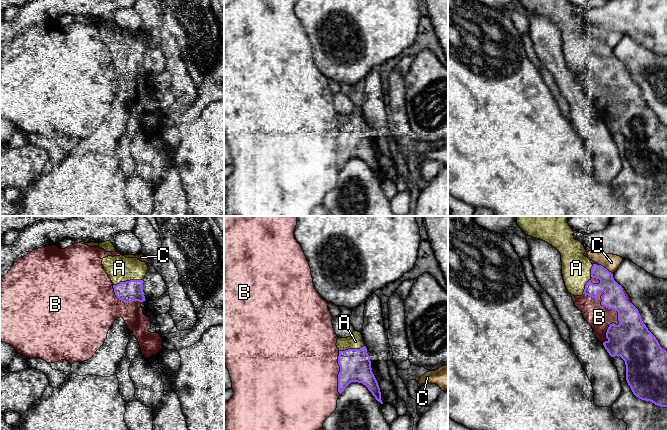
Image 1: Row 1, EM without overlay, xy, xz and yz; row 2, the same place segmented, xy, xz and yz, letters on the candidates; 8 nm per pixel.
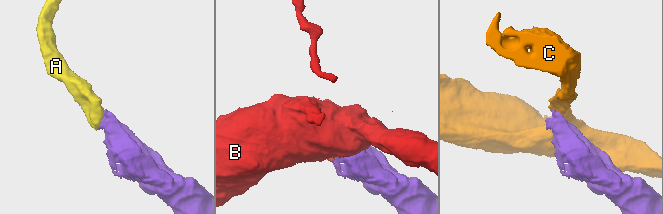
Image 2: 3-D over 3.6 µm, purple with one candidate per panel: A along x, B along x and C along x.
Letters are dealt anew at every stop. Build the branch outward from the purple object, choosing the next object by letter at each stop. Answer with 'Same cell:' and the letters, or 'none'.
Same cell: A

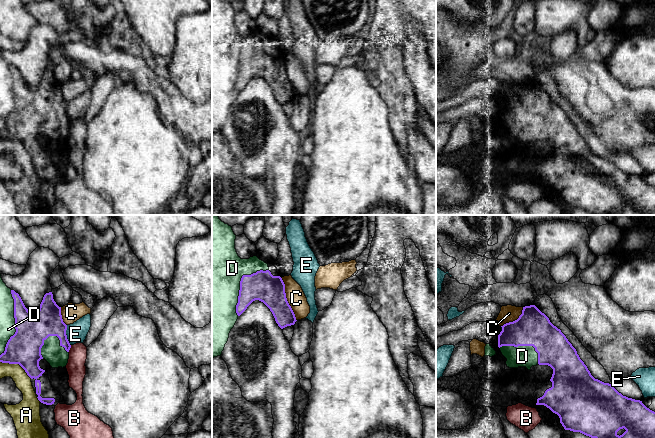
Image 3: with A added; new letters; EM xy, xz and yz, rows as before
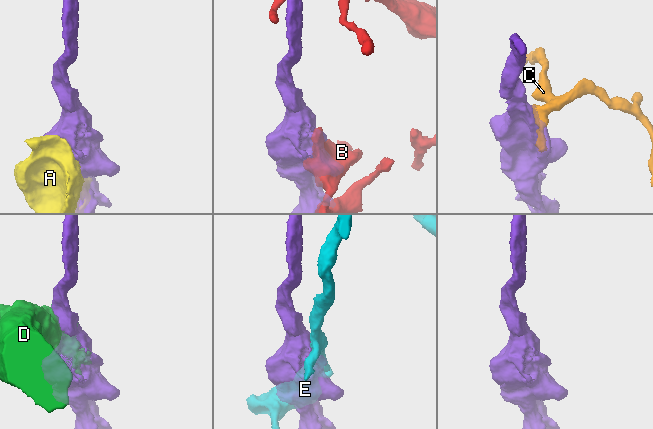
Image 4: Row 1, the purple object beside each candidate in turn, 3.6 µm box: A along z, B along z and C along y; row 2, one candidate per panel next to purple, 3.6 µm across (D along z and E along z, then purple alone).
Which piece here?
Same cell: none

